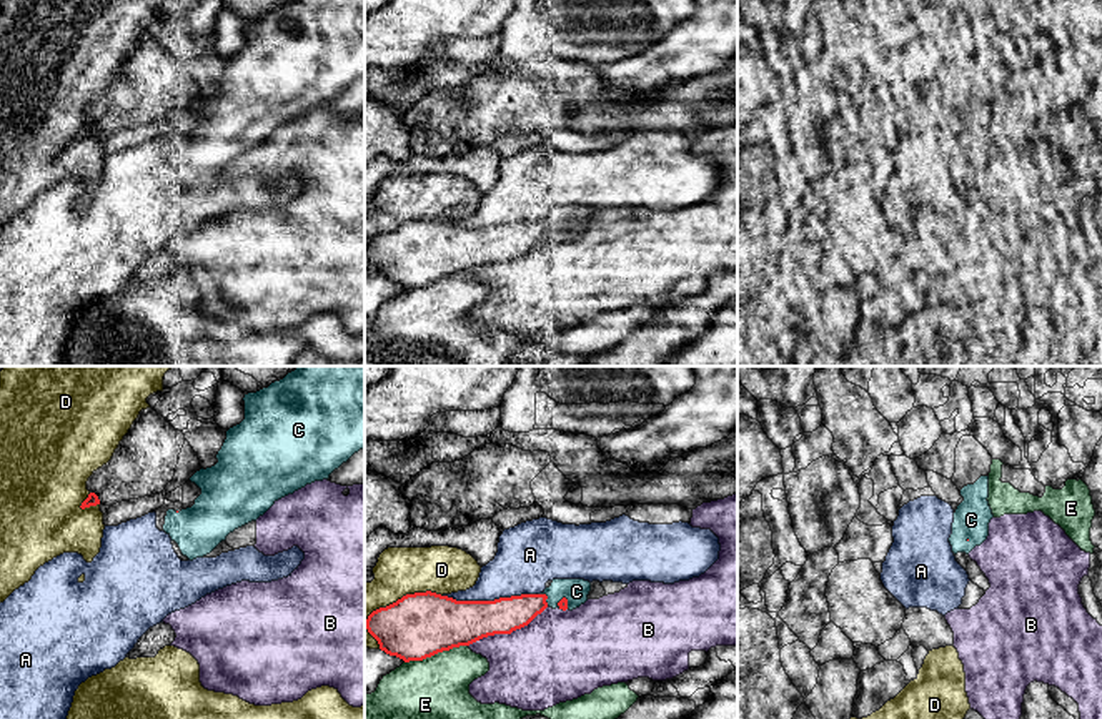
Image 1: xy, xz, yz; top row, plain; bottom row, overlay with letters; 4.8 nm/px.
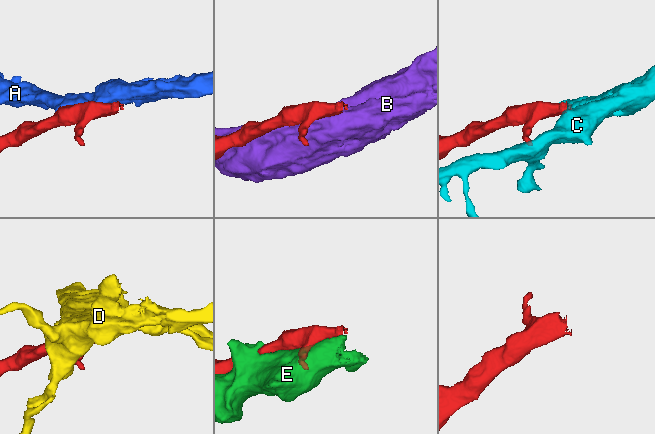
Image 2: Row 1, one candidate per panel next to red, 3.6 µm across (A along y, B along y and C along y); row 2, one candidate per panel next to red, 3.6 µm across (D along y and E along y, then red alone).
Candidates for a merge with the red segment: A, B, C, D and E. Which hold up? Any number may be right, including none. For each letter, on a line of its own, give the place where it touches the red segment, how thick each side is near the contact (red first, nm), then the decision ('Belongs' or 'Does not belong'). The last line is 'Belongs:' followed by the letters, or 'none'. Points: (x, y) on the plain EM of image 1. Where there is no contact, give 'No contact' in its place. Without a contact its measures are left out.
A: Touches red at xz (491, 228). Thickness 260 nm (red) against 280 nm. Does not belong
B: Touches red at xz (508, 260). Thickness 220 nm (red) against 420 nm. Does not belong
C: Touches red at xz (546, 225). Thickness 180 nm (red) against 120 nm. Belongs
D: Touches red at xz (398, 227). Thickness 320 nm (red) against 240 nm. Does not belong
E: Touches red at xz (435, 280). Thickness 320 nm (red) against 420 nm. Does not belong
Belongs: C

